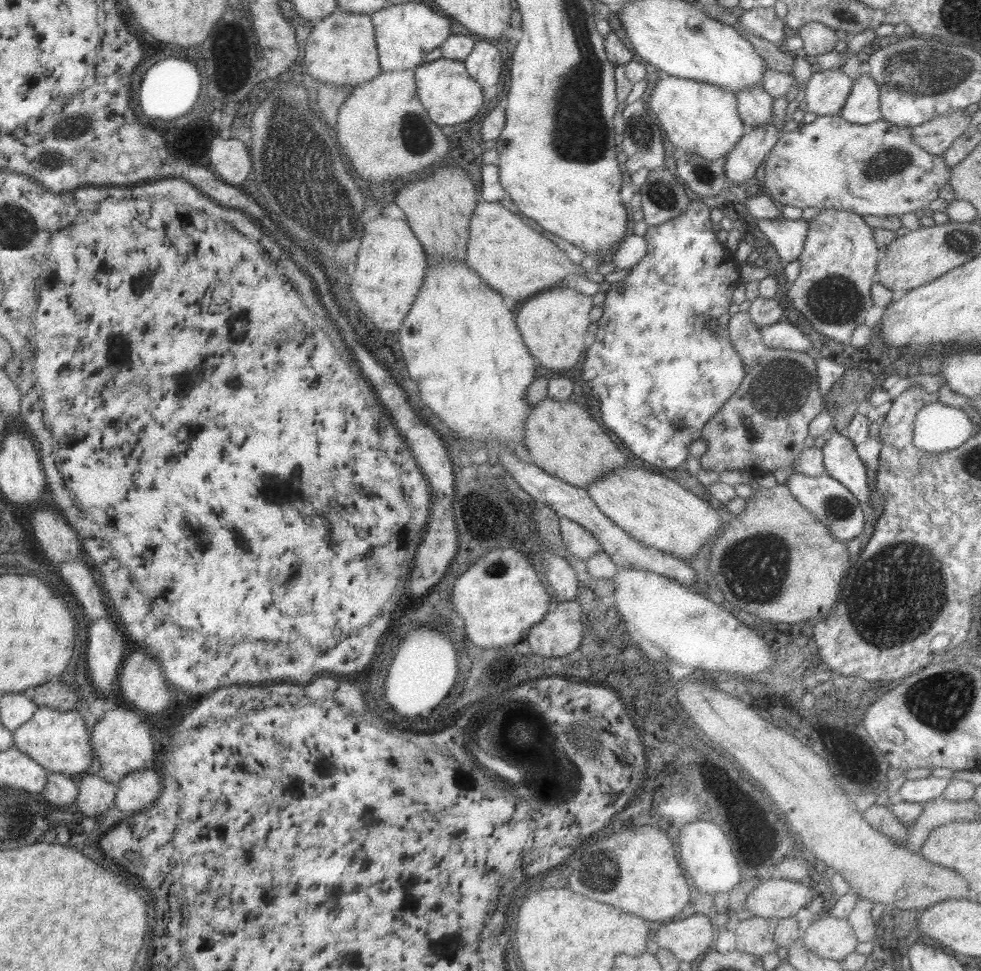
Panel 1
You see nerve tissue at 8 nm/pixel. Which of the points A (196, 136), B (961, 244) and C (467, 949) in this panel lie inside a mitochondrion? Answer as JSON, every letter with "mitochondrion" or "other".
{"A":"other","B":"mitochondrion","C":"other"}

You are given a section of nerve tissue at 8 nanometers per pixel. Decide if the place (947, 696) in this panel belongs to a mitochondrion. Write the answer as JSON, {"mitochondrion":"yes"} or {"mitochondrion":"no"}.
{"mitochondrion":"yes"}

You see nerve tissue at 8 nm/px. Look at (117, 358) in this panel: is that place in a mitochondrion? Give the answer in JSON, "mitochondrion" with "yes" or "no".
{"mitochondrion":"no"}

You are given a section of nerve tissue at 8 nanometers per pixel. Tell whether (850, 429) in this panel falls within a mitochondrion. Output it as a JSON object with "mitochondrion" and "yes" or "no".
{"mitochondrion":"no"}

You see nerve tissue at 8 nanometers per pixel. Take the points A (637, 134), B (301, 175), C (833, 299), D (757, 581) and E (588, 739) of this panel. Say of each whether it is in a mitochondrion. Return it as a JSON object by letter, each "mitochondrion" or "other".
{"A":"mitochondrion","B":"mitochondrion","C":"mitochondrion","D":"mitochondrion","E":"mitochondrion"}

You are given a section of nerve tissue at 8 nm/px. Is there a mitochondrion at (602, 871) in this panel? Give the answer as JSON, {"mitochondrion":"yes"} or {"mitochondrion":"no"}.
{"mitochondrion":"yes"}

